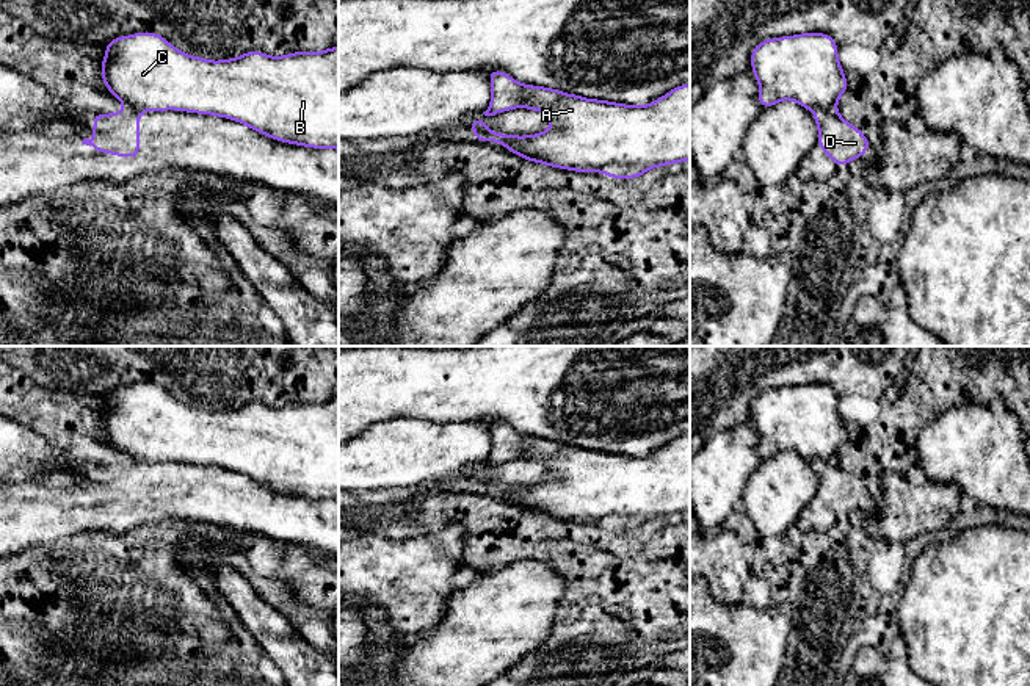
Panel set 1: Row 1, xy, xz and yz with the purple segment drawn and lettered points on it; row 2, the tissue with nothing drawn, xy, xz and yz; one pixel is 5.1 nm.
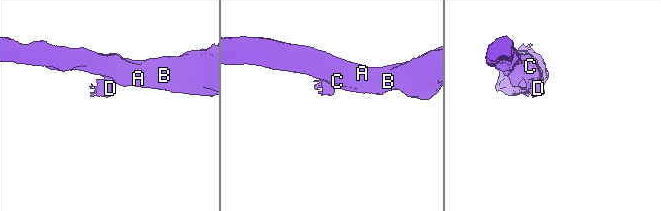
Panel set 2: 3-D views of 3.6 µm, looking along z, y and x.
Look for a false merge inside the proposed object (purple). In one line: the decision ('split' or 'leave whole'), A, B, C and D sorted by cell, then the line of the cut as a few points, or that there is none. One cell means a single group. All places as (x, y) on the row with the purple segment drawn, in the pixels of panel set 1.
split; A B C / D; cut in xz along (483, 130), (491, 140)

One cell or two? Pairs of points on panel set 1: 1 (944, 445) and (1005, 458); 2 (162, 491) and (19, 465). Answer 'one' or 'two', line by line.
1: one
2: two

